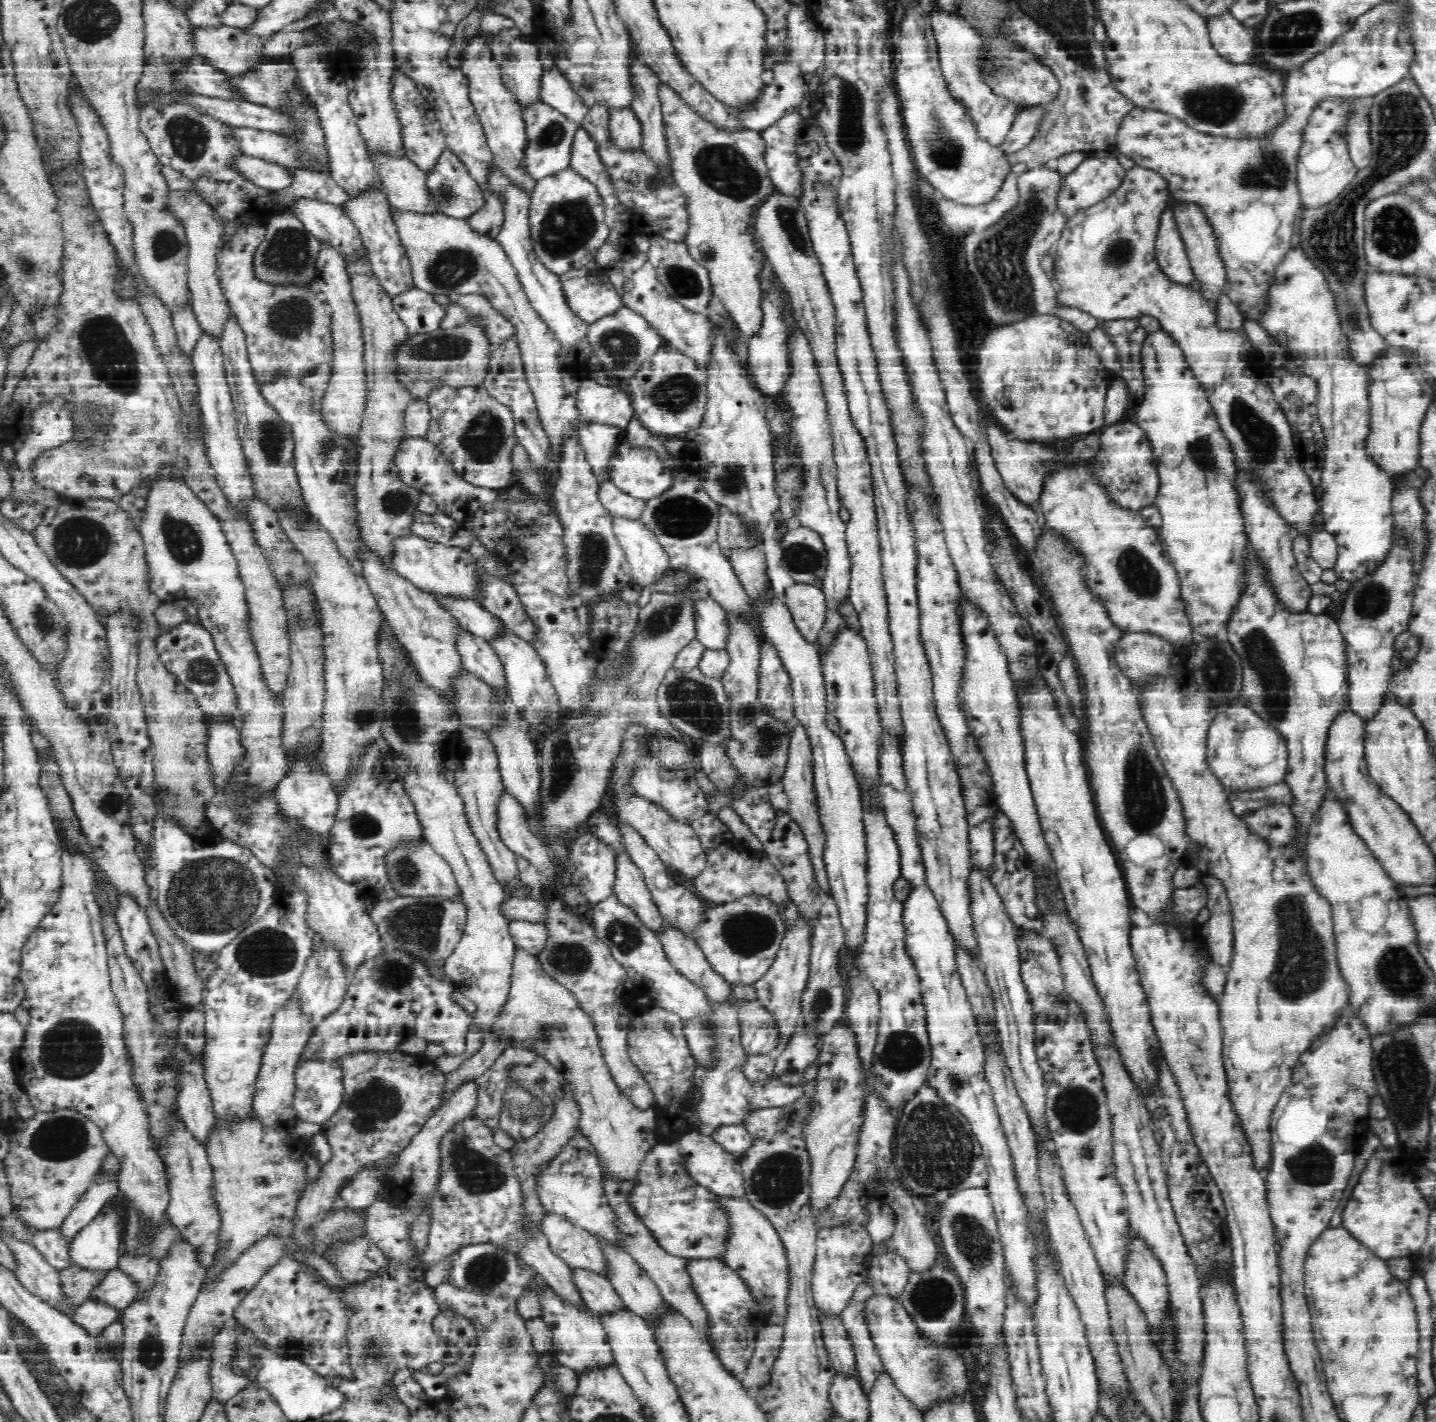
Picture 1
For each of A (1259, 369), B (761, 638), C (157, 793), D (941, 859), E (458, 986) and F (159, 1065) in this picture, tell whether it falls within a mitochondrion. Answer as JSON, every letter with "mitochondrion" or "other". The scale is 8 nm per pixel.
{"A":"other","B":"other","C":"other","D":"mitochondrion","E":"other","F":"mitochondrion"}

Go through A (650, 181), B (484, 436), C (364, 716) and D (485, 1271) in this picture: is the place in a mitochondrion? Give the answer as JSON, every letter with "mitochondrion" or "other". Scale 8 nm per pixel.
{"A":"mitochondrion","B":"mitochondrion","C":"mitochondrion","D":"mitochondrion"}

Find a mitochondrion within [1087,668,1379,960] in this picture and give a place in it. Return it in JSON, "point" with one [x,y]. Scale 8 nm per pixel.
{"point":[1145,797]}

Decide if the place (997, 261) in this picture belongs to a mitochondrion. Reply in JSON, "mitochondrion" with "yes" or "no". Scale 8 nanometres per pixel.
{"mitochondrion":"yes"}

